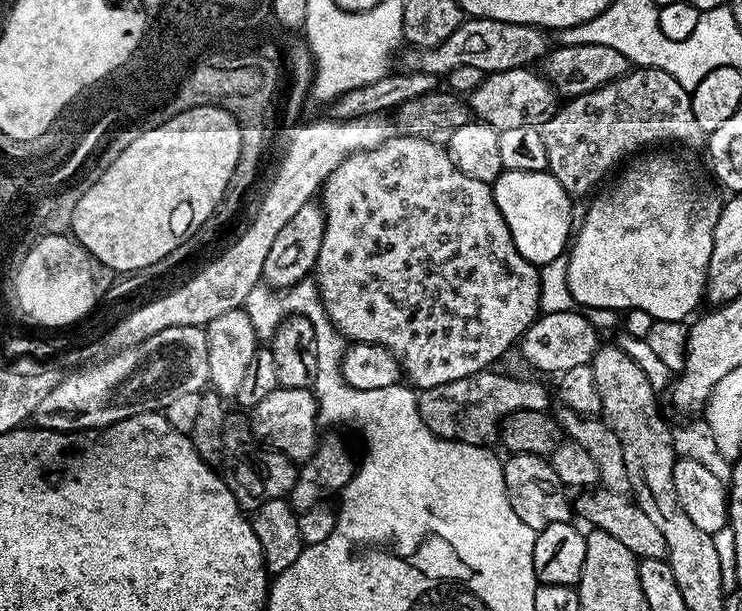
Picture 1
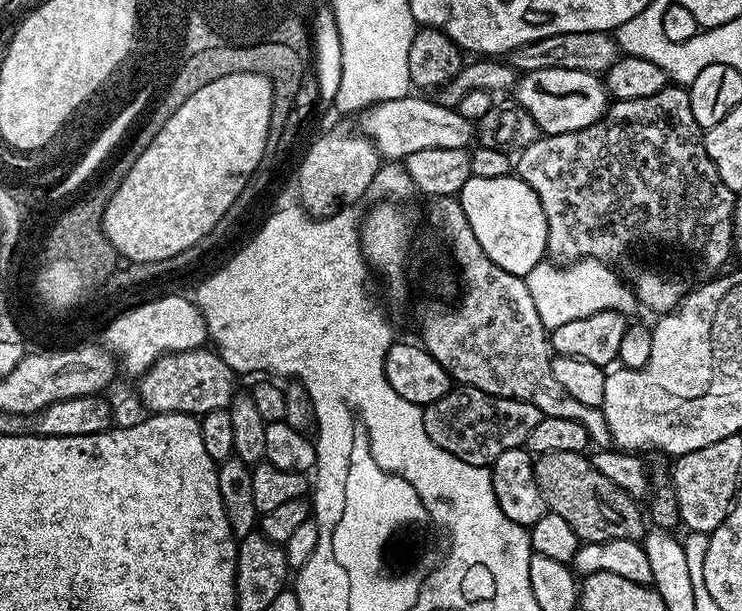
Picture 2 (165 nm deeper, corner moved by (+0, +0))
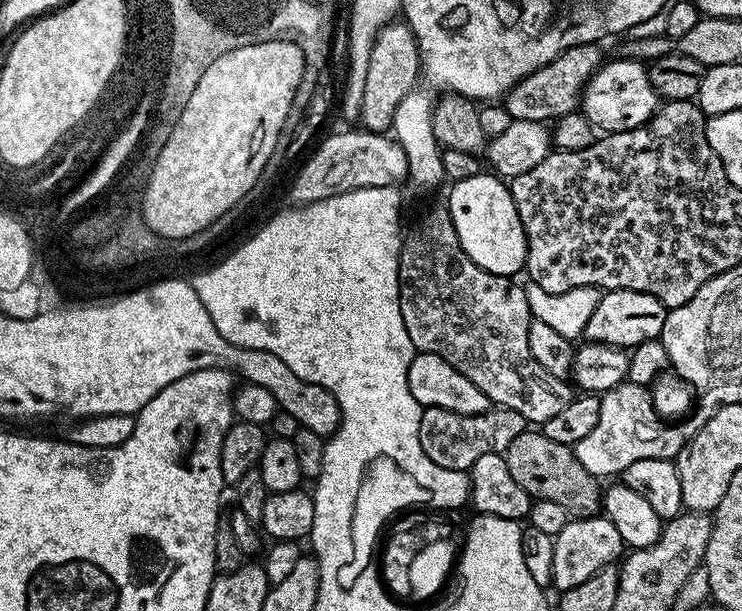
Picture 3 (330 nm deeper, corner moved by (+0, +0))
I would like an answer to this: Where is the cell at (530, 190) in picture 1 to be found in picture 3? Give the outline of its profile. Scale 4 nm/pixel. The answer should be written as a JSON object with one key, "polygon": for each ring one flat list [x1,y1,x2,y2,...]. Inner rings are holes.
{"polygon":[[484,170,474,178,455,181,451,187,446,207,462,250,490,274,512,278,517,275,515,272,523,273,528,243,522,218,518,218,518,206,514,206,511,187,501,177]]}

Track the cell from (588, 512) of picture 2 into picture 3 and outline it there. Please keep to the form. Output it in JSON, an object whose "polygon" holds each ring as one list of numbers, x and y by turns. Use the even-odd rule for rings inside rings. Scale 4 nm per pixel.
{"polygon":[[525,430,518,434,518,438,514,438,514,442,510,442,510,446,502,455,506,458,506,466,510,466,510,475,513,476,514,482,518,482,518,486,522,486,522,490,526,490,526,494,530,494,533,501,558,502,558,506,562,506,562,510,566,510,572,518,595,516,601,511,601,481,592,476,590,470,582,466,582,462,578,462,575,451,569,445,546,438,543,431]]}

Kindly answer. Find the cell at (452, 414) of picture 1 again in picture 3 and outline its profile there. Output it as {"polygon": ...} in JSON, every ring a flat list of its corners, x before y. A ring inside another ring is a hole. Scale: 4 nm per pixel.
{"polygon":[[499,406,489,407,487,412,482,414,454,414,454,410,445,408,426,408,422,414,422,422,418,426,418,434,422,442,422,450,426,450,426,458,430,462,438,462,438,466,467,472,482,458,482,454,503,454,526,430,526,421,522,414,518,414,509,408]]}

